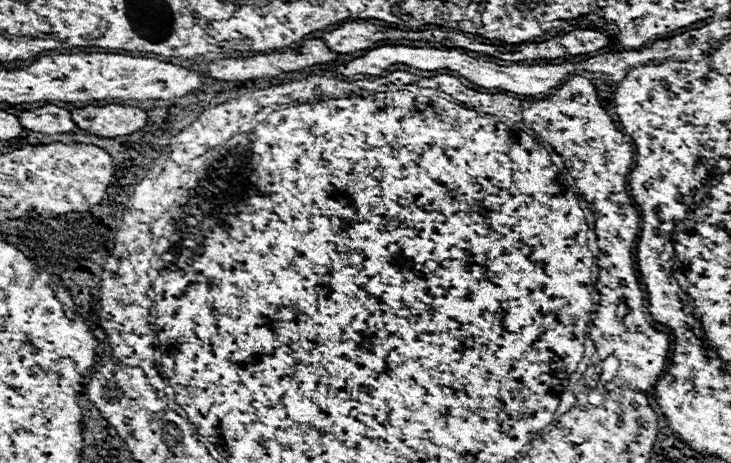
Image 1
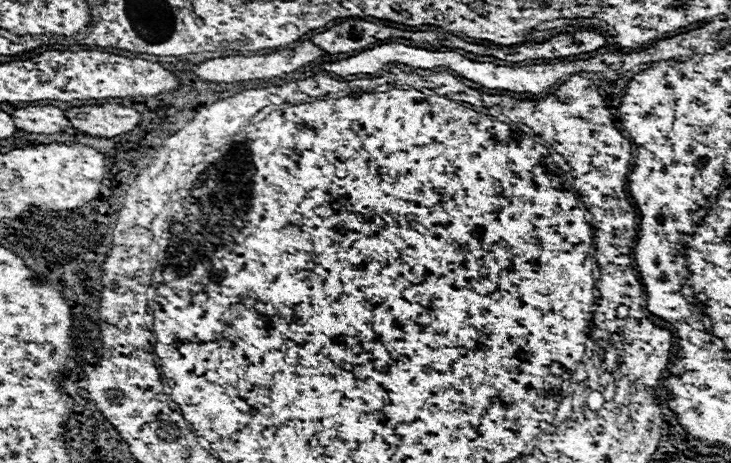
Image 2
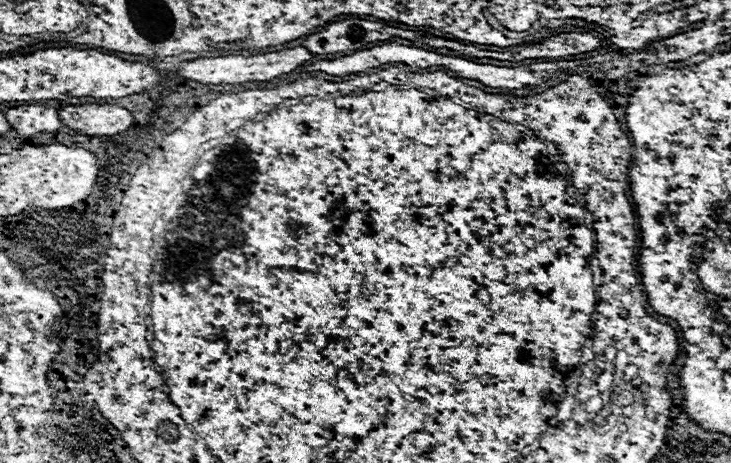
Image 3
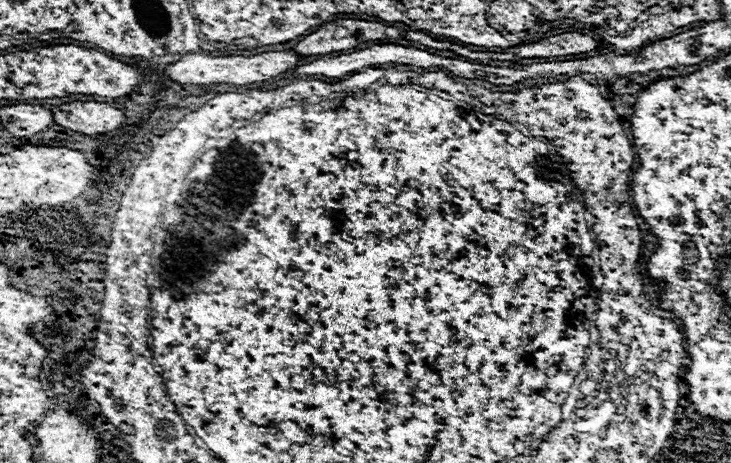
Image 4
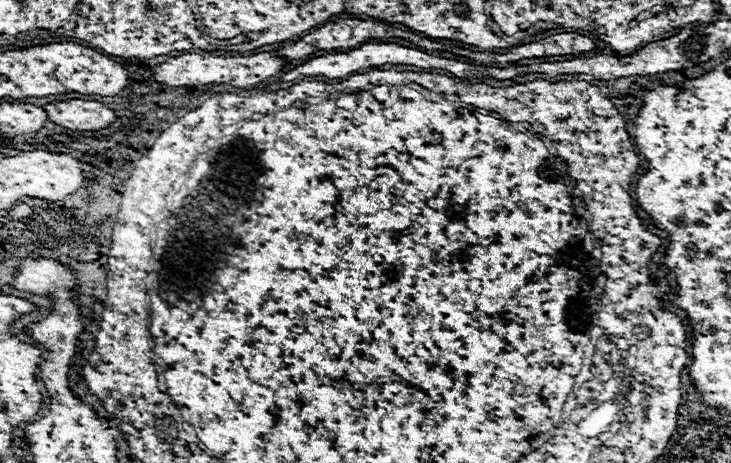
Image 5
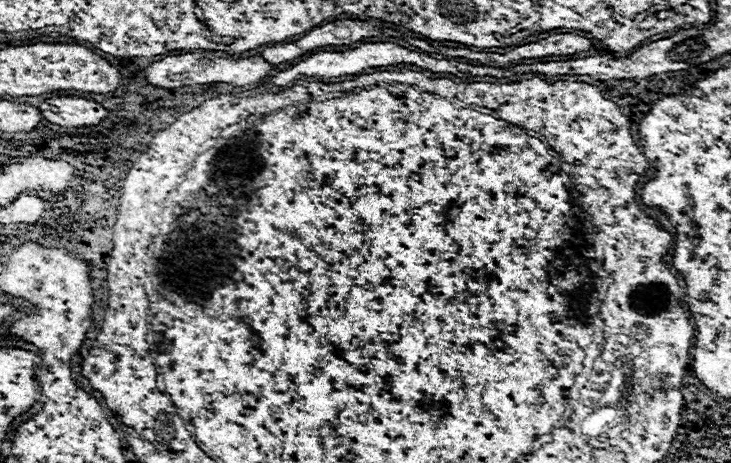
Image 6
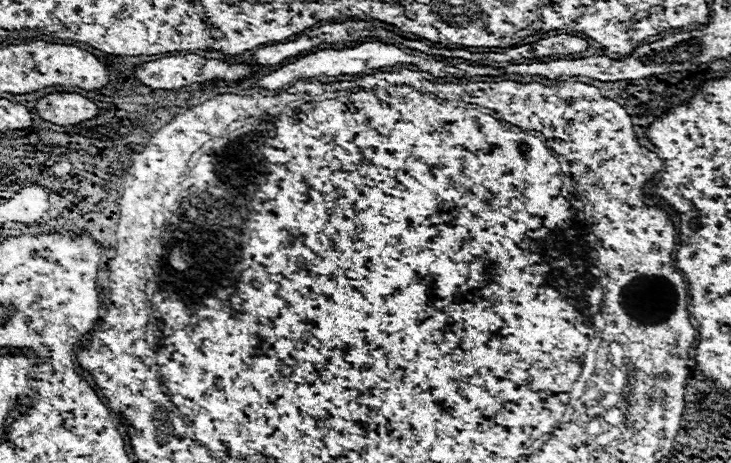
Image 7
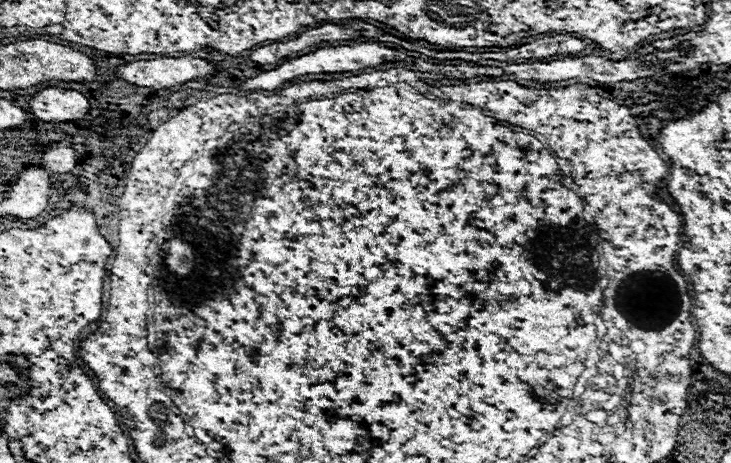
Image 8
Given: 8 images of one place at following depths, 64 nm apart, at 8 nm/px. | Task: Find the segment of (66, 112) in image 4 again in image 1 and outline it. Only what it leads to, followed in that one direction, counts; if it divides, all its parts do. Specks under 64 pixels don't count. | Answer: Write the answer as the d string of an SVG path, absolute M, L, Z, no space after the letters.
M86 106L70 110L72 120L80 130L86 130L100 138L128 136L146 124L148 114L136 106Z

